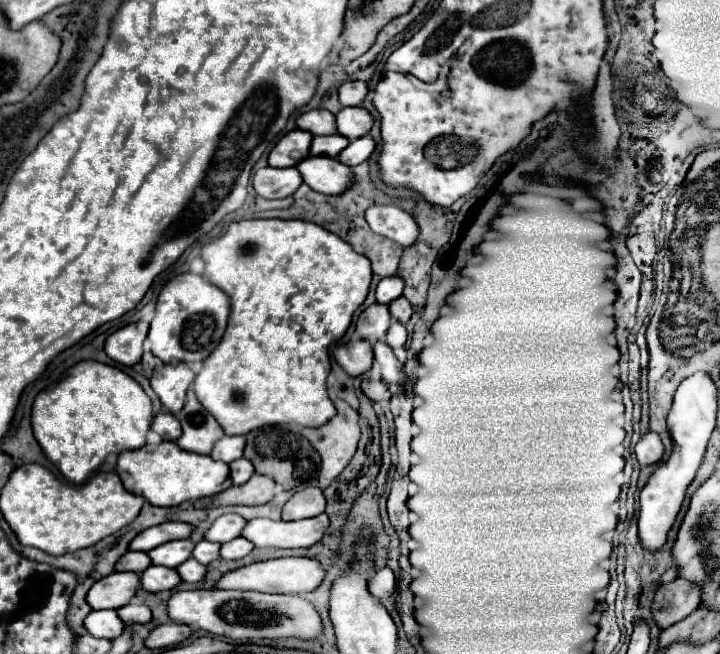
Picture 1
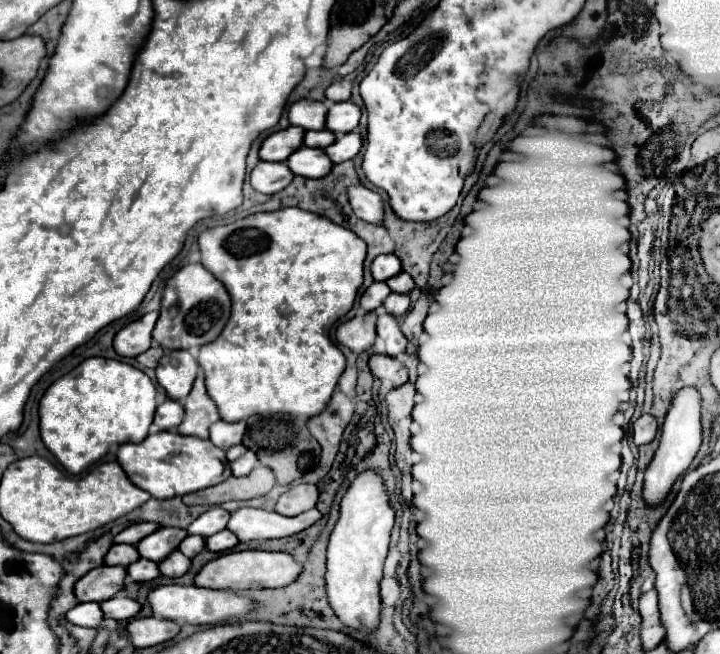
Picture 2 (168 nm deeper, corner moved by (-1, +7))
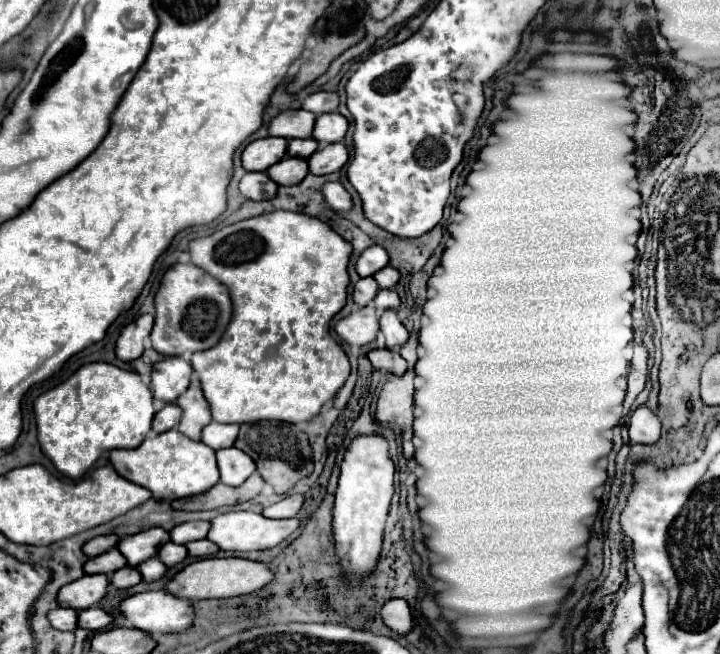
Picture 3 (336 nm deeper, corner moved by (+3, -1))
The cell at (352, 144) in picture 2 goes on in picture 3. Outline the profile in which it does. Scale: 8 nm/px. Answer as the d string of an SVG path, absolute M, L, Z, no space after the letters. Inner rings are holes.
M342 142L320 146L314 156L308 158L310 174L330 174L338 172L348 162L348 150Z

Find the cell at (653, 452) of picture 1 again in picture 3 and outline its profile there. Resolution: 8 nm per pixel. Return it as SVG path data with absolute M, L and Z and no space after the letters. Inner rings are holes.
M638 406L630 416L630 442L654 444L660 438L660 420L648 406Z

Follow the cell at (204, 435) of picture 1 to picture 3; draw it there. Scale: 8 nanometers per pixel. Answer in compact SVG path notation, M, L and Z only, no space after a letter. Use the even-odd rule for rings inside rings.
M192 374L190 388L176 400L176 404L182 408L182 420L178 424L178 430L192 440L200 440L202 428L212 422L212 414L196 374Z

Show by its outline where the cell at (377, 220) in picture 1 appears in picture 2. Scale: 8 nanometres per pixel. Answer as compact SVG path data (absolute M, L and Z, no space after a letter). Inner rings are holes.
M352 186L348 190L350 204L354 208L354 214L370 224L384 224L384 202L378 192L372 192L364 186Z

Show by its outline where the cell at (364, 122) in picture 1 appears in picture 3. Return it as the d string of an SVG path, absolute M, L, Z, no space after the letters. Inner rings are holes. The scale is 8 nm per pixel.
M330 112L316 116L312 138L318 140L318 144L334 144L344 138L346 130L348 130L346 118L340 112Z

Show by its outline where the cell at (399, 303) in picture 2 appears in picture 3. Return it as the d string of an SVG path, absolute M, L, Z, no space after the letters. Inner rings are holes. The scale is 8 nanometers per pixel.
M380 288L378 290L378 296L374 296L372 304L376 306L376 310L386 310L386 308L398 308L400 306L400 298L396 294L396 290L386 290L386 288Z

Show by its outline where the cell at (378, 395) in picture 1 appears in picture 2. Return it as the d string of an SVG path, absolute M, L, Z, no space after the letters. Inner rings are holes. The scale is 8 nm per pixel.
M380 354L370 356L370 372L374 378L382 382L390 382L392 388L402 386L408 380L406 366L402 366L396 358L390 358L390 356L380 356Z

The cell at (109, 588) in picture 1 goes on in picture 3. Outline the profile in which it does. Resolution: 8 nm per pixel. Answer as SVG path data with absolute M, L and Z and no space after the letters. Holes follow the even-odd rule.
M104 574L82 576L60 588L58 604L64 608L84 610L90 608L92 604L98 604L100 598L106 594L106 588L108 588L108 578Z

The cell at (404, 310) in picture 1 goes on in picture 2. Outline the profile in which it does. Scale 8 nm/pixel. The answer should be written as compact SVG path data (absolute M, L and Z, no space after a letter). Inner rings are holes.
M400 272L398 276L394 276L394 278L386 280L386 284L390 286L390 290L392 290L392 292L398 292L398 294L410 294L410 292L416 288L414 280L412 280L406 272Z

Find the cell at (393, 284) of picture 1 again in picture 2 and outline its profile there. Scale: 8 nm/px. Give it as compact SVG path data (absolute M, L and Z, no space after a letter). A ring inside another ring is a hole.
M382 254L372 264L374 280L382 280L382 282L388 280L390 276L398 274L398 270L402 270L402 266L398 264L398 258L394 254Z

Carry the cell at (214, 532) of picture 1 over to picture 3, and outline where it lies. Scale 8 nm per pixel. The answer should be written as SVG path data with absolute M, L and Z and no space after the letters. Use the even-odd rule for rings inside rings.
M196 520L196 522L186 522L186 524L180 524L178 528L172 528L168 534L170 534L170 540L176 542L176 544L188 544L192 540L202 540L206 538L210 530L210 522L202 522L202 520Z

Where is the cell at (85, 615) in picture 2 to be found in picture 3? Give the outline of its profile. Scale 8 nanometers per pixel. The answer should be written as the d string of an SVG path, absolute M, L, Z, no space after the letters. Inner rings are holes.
M54 608L48 612L48 620L58 630L74 630L76 628L76 612L72 608Z

